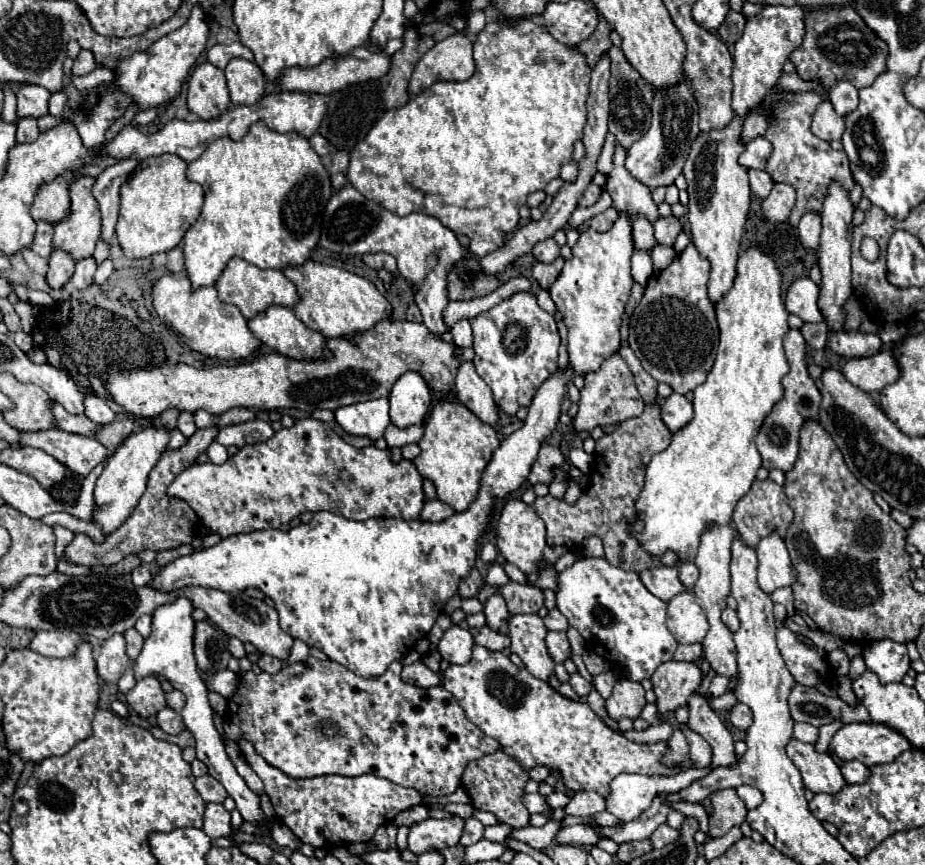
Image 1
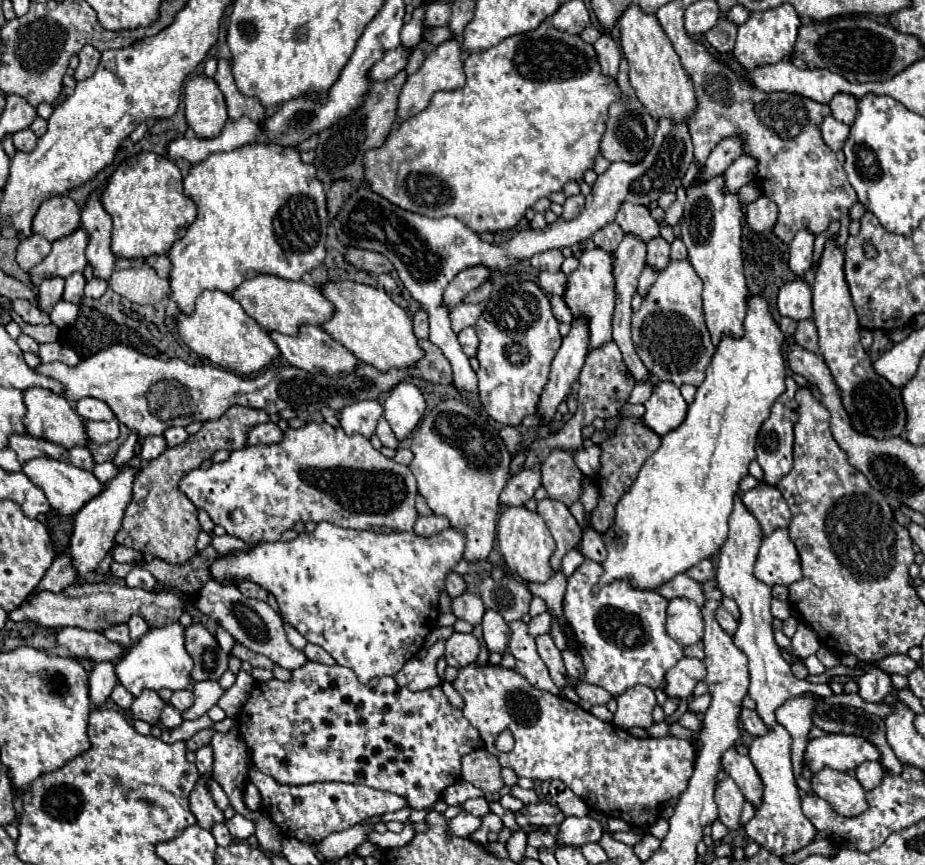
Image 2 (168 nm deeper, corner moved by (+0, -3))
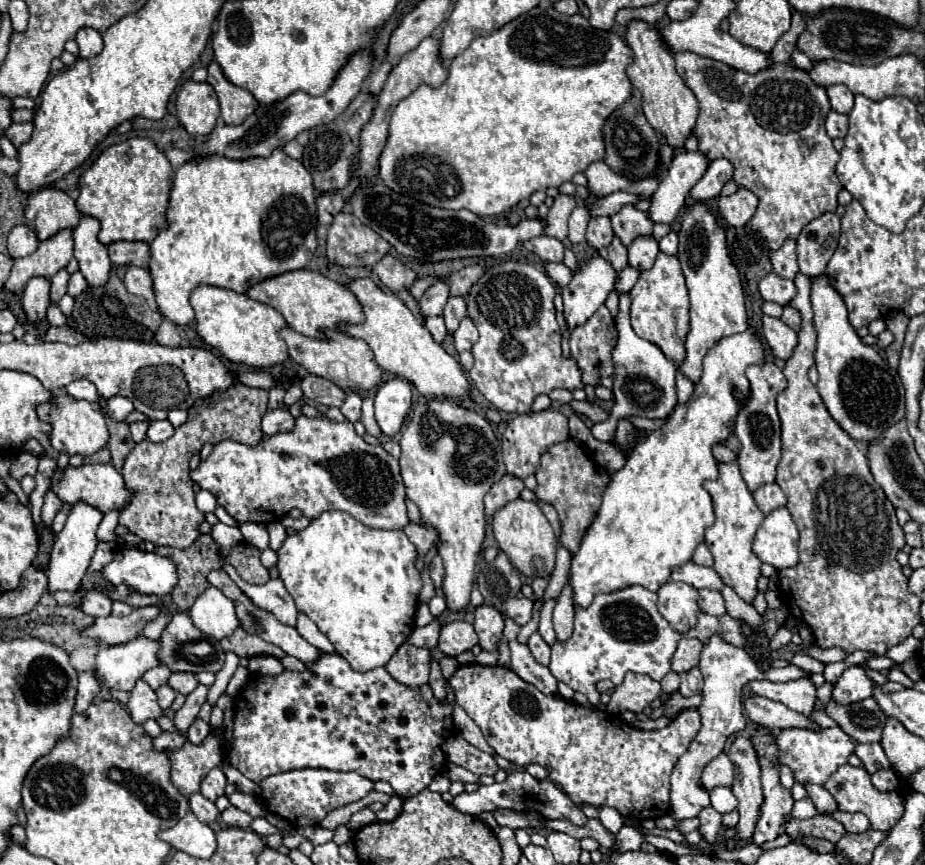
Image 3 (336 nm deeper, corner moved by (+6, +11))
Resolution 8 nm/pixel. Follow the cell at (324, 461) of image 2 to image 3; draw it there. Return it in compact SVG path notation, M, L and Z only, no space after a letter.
M299 416L295 430L285 434L275 434L261 440L255 446L245 446L233 440L217 444L207 460L191 472L193 482L203 490L209 490L217 496L219 506L223 506L239 522L279 522L291 508L297 508L309 520L321 516L327 510L351 512L361 524L379 530L405 528L409 524L405 508L405 486L399 472L399 462L383 450L383 446L371 446L355 434L355 428L349 420L331 422L325 416L307 418Z

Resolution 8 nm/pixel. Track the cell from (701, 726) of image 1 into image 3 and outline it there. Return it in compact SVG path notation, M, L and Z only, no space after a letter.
M735 736L727 754L735 766L735 780L731 790L739 802L737 804L739 822L735 826L737 830L735 840L743 842L743 840L751 840L763 804L761 768L757 762L757 752L749 738Z

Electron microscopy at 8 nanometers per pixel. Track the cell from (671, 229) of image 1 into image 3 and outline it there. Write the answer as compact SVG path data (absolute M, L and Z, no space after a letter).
M637 238L629 246L629 266L637 270L649 270L655 262L655 256L659 254L659 246L655 238Z

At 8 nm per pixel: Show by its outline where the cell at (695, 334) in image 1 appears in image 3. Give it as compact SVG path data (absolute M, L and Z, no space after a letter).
M659 254L651 270L641 272L637 284L629 292L631 296L631 326L643 340L657 344L663 354L681 364L685 360L685 336L689 332L689 294L685 288L685 276L675 256Z

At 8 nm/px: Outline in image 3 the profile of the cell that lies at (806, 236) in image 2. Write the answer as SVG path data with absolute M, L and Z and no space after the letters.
M787 240L777 252L773 252L771 264L773 264L773 272L777 276L793 280L795 274L799 272L799 268L797 268L797 254L795 254L795 240Z

